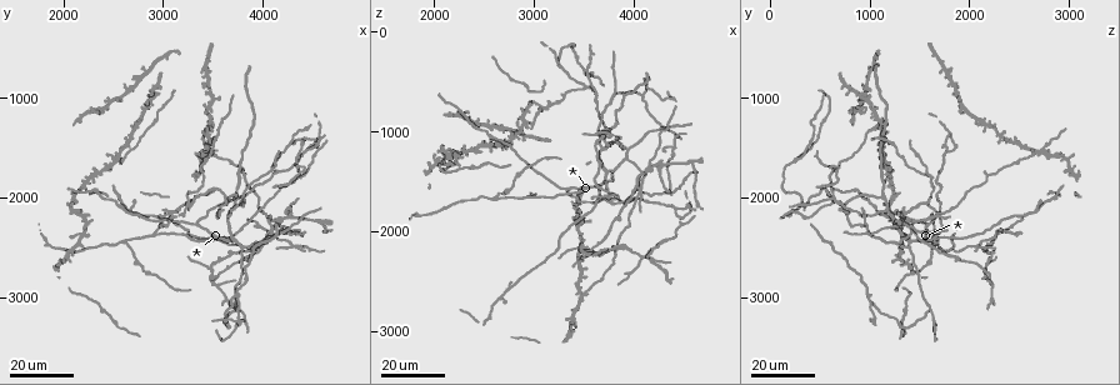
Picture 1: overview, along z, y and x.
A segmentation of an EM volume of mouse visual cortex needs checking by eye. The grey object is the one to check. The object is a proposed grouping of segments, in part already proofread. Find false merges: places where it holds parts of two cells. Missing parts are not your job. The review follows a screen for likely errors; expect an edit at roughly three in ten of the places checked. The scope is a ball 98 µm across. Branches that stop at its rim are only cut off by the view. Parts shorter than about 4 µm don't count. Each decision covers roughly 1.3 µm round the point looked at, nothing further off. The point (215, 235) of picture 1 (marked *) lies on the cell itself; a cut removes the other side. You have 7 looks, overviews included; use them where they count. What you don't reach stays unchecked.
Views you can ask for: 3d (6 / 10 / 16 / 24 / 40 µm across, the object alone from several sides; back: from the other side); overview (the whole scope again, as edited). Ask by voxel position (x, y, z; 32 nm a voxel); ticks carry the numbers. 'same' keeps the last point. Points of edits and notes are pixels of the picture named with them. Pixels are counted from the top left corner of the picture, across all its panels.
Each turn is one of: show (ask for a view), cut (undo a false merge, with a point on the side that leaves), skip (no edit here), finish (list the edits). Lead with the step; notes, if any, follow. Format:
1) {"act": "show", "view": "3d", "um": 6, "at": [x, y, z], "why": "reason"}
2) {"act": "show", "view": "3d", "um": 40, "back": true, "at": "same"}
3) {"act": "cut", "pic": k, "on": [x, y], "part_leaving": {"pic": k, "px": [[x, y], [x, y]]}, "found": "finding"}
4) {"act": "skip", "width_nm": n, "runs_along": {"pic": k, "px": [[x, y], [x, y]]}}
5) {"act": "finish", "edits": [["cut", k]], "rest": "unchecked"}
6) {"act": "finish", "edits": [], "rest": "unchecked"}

{"act": "show", "view": "3d", "um": 24, "at": [4060, 2340, 1420], "why": "four or more arms meet"}

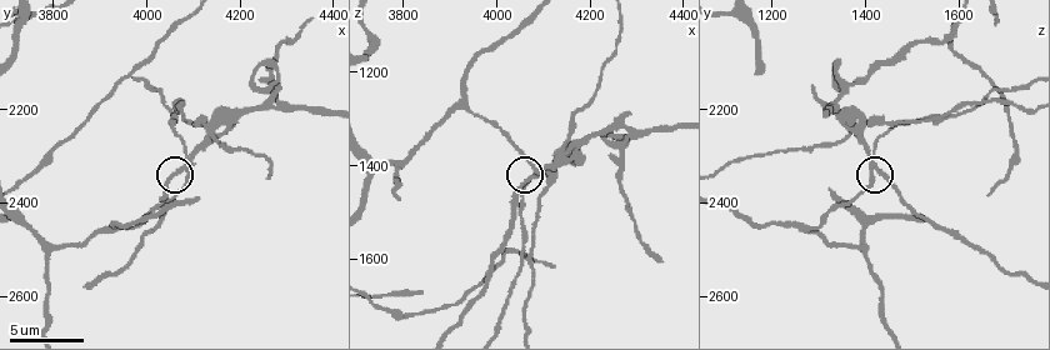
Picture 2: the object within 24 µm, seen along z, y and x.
{"act": "show", "view": "3d", "um": 6, "at": [4070, 2325, 1425]}

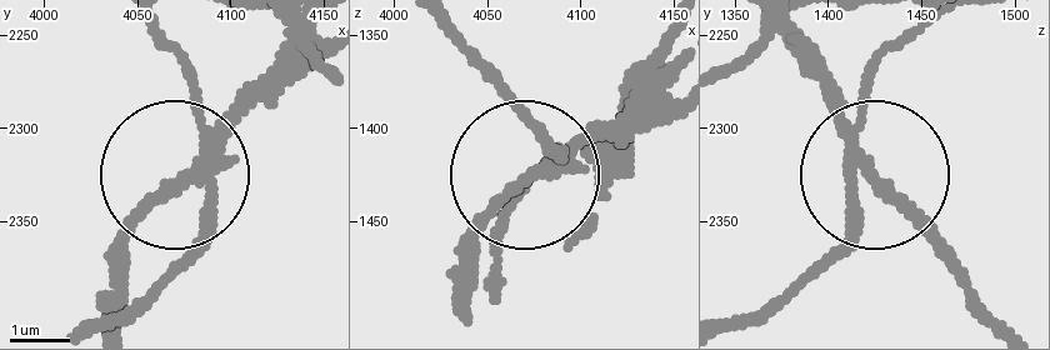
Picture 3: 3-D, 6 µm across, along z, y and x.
{"act": "cut", "pic": 3, "on": [260, 83], "side_arm_um": 96, "part_leaving": {"pic": 3, "px": [[855, 159], [1000, 319]]}, "found": "a second cell is stuck on"}

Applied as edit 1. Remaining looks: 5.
{"act": "show", "view": "overview"}

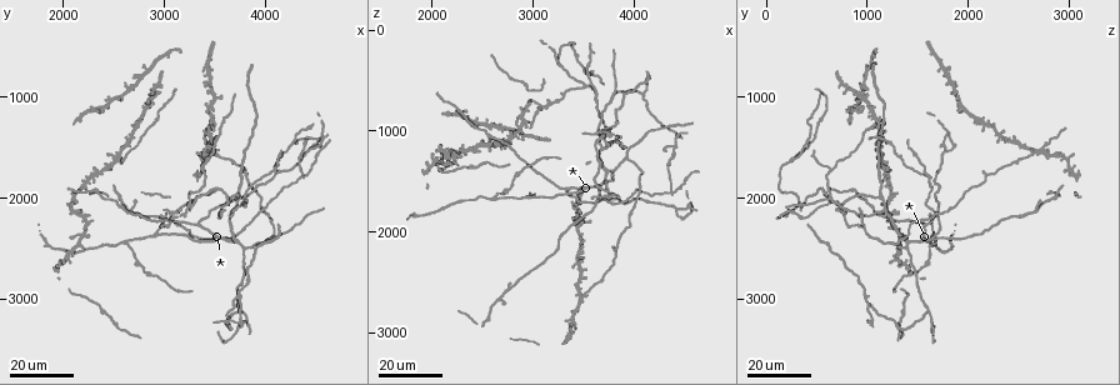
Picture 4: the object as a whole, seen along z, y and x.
{"act": "show", "view": "3d", "um": 16, "at": [3640, 2040, 620], "why": "branch point"}

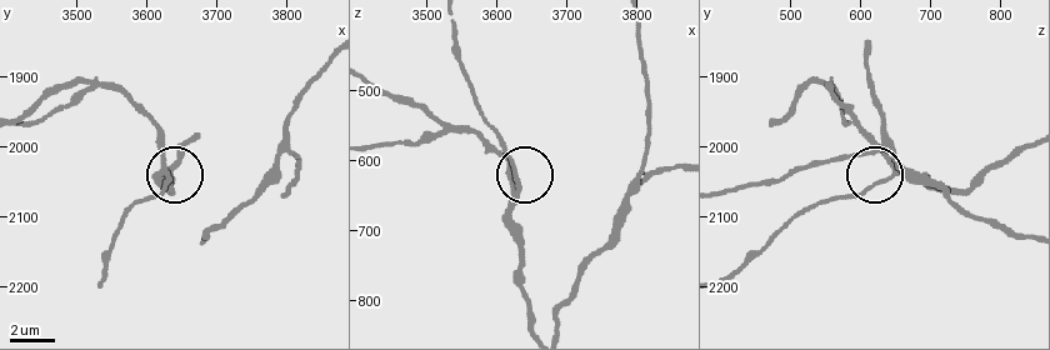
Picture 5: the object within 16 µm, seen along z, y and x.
{"act": "show", "view": "3d", "um": 10, "at": [3625, 2030, 650]}

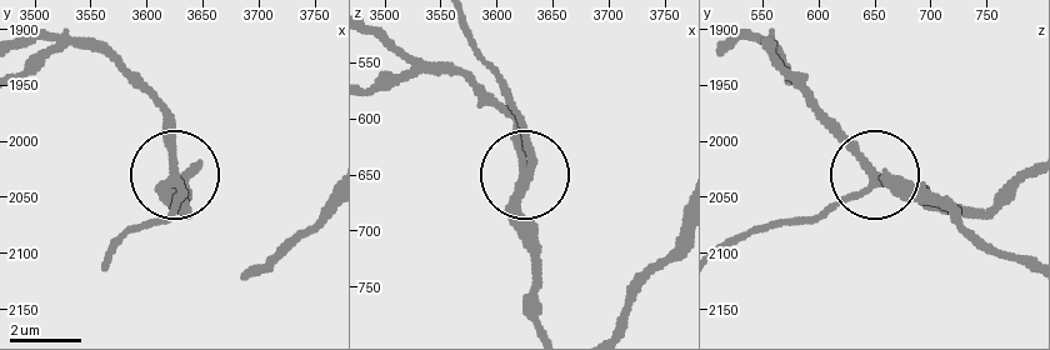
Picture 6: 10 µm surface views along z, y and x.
{"act": "skip", "arms": 3, "runs_along": {"pic": 6, "px": [[538, 329], [535, 230], [516, 195], [525, 174], [520, 118]]}, "found": "continuous, no second cell"}

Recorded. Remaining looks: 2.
{"act": "show", "view": "3d", "um": 16, "at": [2780, 2160, 2540], "why": "three arms meet"}

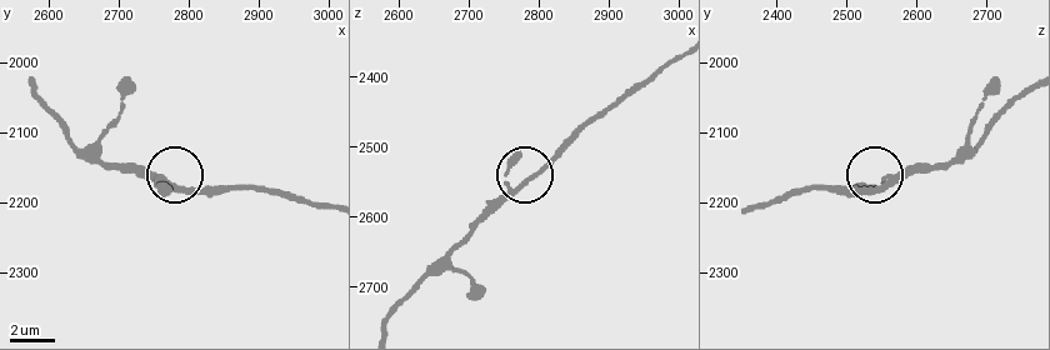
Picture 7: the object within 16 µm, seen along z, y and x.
{"act": "show", "view": "3d", "um": 6, "at": [2770, 2170, 2555]}

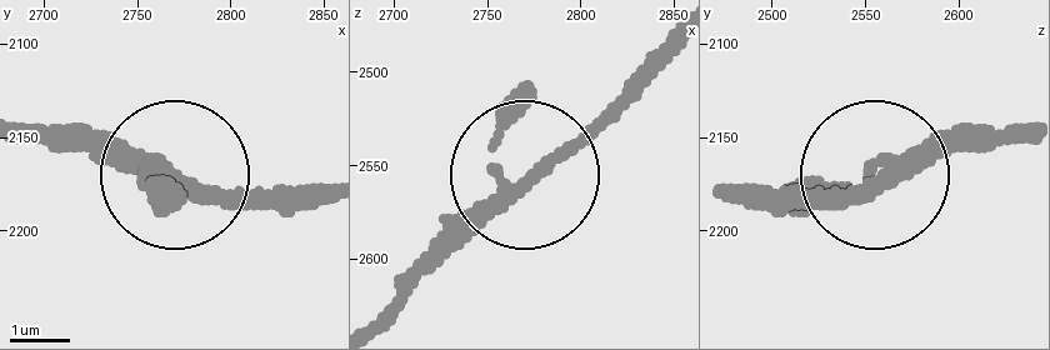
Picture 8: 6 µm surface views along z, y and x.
{"act": "skip", "width_nm": 230, "runs_along": {"pic": 8, "px": [[324, 189], [204, 189], [115, 165], [75, 135]]}, "found": "all the same cell"}

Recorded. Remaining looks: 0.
{"act": "finish", "edits": [["cut", 3]], "rest": "unchecked"}

